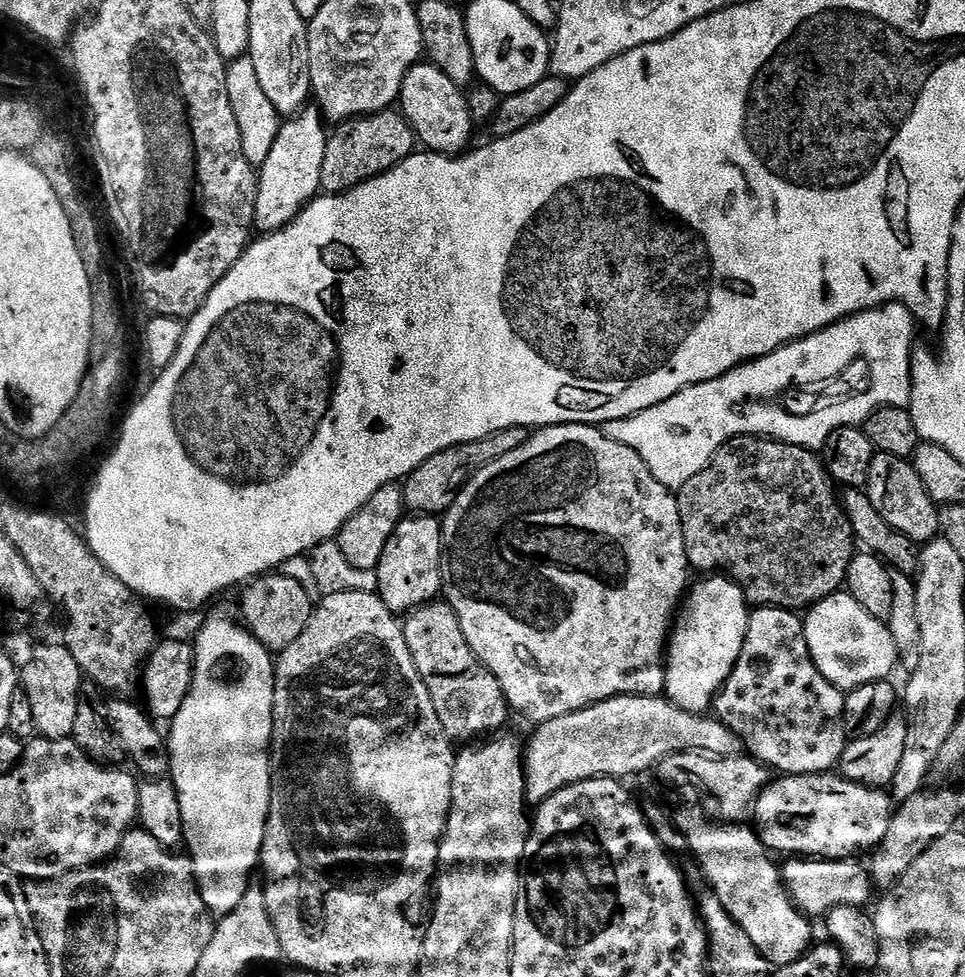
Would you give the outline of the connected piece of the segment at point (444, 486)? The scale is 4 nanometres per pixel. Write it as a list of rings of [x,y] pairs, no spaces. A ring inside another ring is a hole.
[[[510,426],[481,440],[462,442],[426,458],[426,462],[422,462],[422,466],[418,466],[418,470],[414,470],[403,481],[405,509],[412,514],[439,517],[448,511],[454,498],[458,498],[458,494],[467,486],[475,472],[482,470],[490,462],[502,458],[502,454],[510,454],[510,450],[518,450],[518,446],[522,446],[522,442],[526,442],[529,435],[529,429]]]

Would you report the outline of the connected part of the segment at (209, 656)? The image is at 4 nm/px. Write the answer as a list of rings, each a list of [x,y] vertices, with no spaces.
[[[212,616],[201,626],[200,633],[197,634],[196,640],[194,639],[196,657],[194,658],[194,678],[190,686],[190,694],[186,694],[186,702],[182,702],[182,710],[178,710],[178,714],[170,722],[172,733],[168,732],[166,736],[168,753],[171,756],[170,779],[176,788],[178,806],[182,810],[186,852],[192,861],[196,880],[200,884],[202,902],[206,902],[206,906],[216,918],[230,914],[237,908],[238,902],[242,902],[242,898],[246,898],[246,890],[251,881],[248,879],[251,878],[252,871],[257,871],[260,863],[260,851],[268,821],[270,790],[272,789],[270,745],[272,742],[272,715],[274,714],[274,682],[276,681],[274,656],[262,646],[262,642],[258,642],[258,638],[252,636],[243,623],[233,620],[228,616]]]

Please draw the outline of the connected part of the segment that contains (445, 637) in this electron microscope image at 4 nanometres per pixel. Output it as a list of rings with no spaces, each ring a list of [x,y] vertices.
[[[447,602],[422,604],[407,613],[402,623],[410,658],[414,658],[414,666],[422,682],[426,682],[426,690],[430,690],[438,722],[442,722],[448,739],[472,742],[499,733],[510,717],[508,699],[498,686],[498,678],[470,650],[452,607]]]

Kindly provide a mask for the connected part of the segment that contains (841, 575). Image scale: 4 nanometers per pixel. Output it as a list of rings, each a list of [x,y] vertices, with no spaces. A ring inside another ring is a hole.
[[[735,436],[733,440],[727,440],[714,454],[714,458],[690,482],[686,482],[675,493],[676,501],[680,507],[682,518],[682,538],[686,542],[686,558],[693,569],[696,568],[700,574],[723,574],[734,581],[742,590],[744,599],[749,605],[756,608],[791,608],[793,610],[804,610],[809,606],[817,604],[822,598],[841,591],[848,579],[848,567],[852,557],[858,551],[858,541],[852,532],[852,527],[842,503],[841,493],[838,485],[833,480],[823,459],[813,449],[803,448],[787,444],[781,440],[769,440],[763,436]]]

